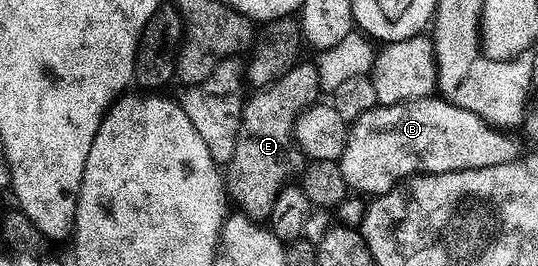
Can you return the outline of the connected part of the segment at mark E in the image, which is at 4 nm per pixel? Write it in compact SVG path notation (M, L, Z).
M299 61L273 82L267 82L254 96L247 98L242 107L241 133L234 159L224 171L224 186L231 200L243 203L245 210L254 217L269 216L282 188L291 182L290 175L297 176L304 167L304 154L294 136L294 127L303 114L319 102L318 93L323 90L318 68L313 62Z

